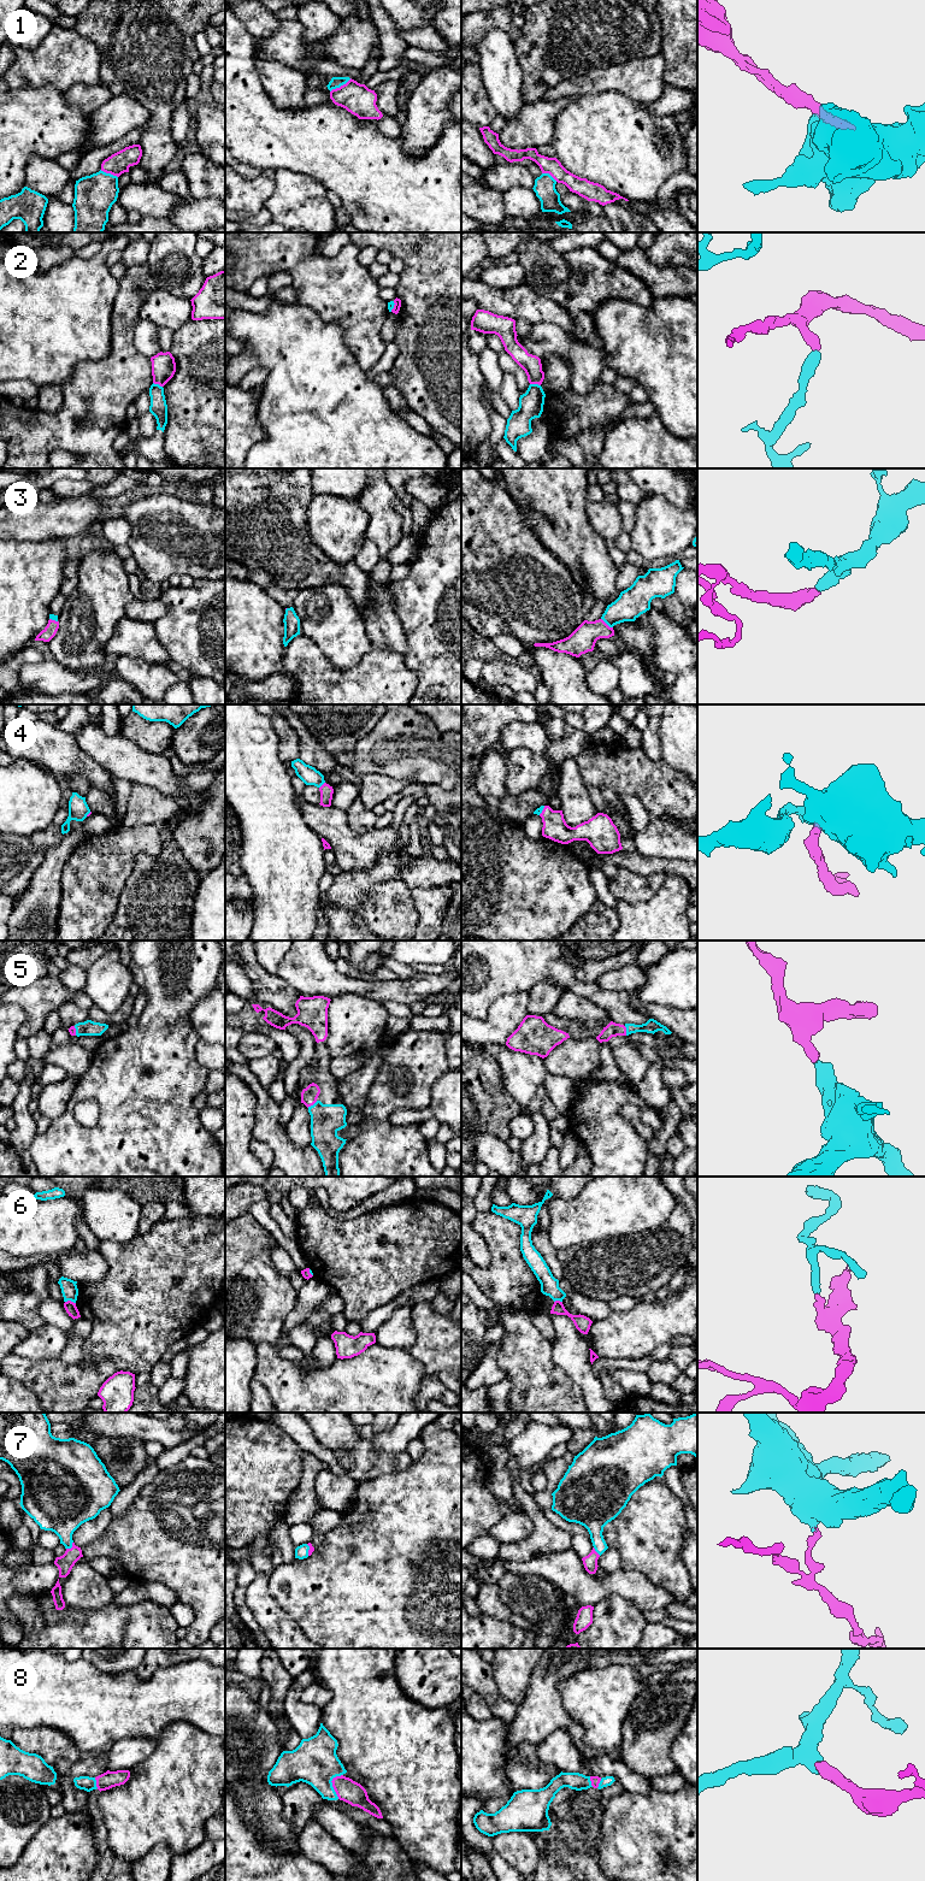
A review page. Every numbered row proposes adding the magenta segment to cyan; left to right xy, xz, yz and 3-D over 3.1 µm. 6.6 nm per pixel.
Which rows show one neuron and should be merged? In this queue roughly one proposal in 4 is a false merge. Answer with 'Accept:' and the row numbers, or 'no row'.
Accept: 3, 4, 5, 7, 8

